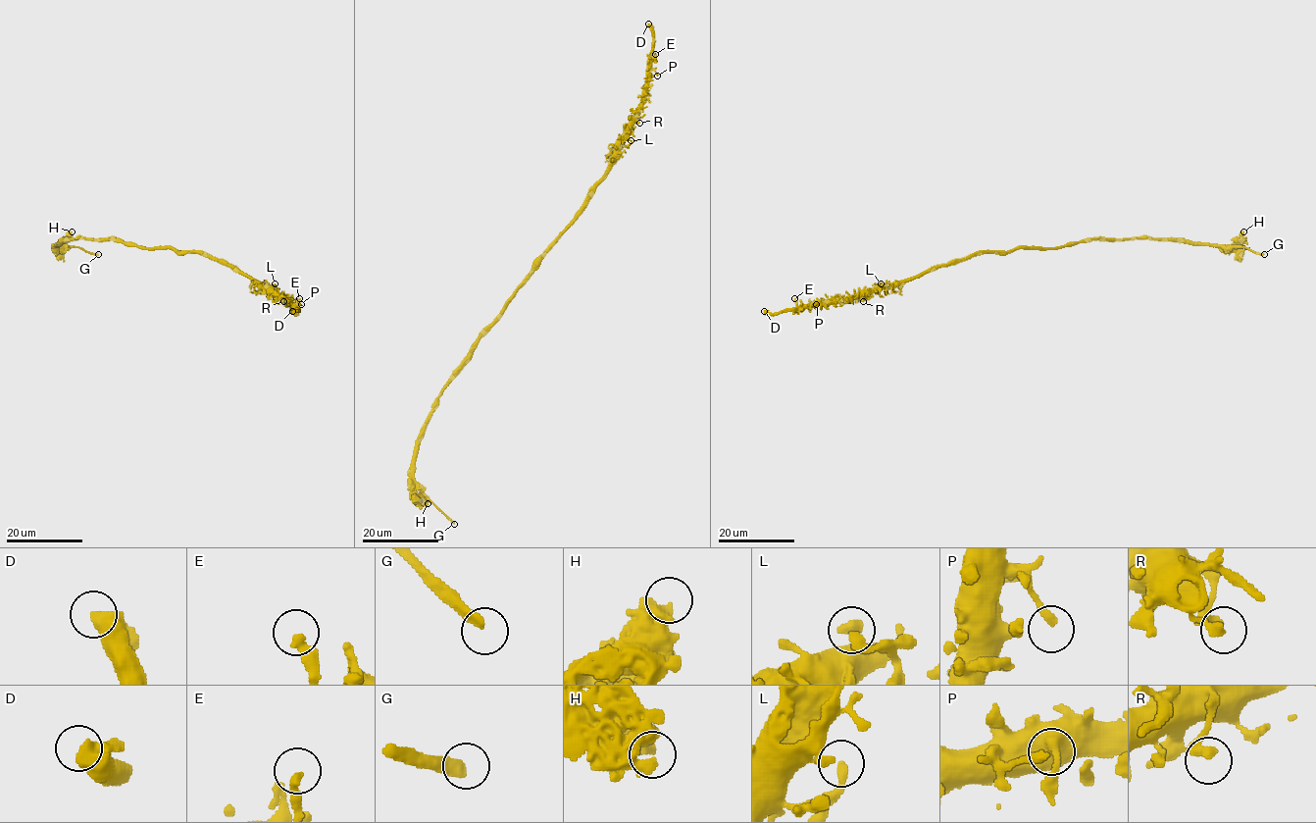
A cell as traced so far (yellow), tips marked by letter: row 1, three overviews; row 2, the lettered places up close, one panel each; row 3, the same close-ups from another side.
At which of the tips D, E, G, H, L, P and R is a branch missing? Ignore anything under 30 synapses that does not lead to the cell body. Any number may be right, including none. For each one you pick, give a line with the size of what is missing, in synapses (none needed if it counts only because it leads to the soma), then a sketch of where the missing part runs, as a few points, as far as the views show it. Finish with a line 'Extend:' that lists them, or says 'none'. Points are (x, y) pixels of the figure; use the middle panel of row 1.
G: about 80 synapses; missing branch runs (454, 524), (465, 532), (478, 534), (488, 544)
Extend: G

